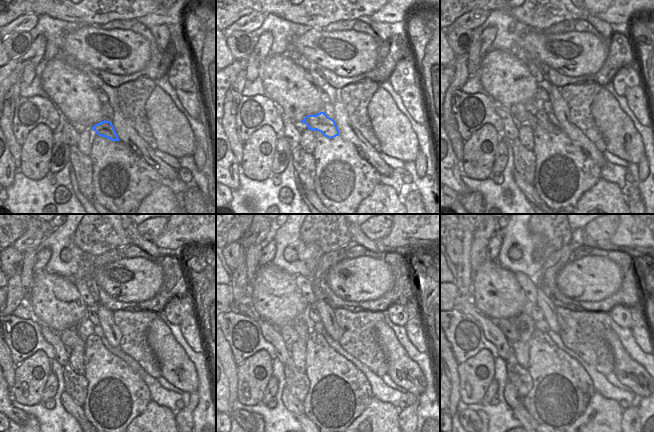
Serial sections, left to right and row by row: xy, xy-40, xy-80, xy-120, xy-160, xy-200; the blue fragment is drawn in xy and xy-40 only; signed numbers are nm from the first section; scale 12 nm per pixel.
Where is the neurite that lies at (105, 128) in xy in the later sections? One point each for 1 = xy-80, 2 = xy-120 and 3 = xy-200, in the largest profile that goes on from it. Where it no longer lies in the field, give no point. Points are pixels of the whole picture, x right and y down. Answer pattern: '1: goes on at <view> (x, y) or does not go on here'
1: goes on at xy-80 (518, 112)
2: goes on at xy-120 (70, 339)
3: goes on at xy-200 (507, 326)

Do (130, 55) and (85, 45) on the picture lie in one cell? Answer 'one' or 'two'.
one

